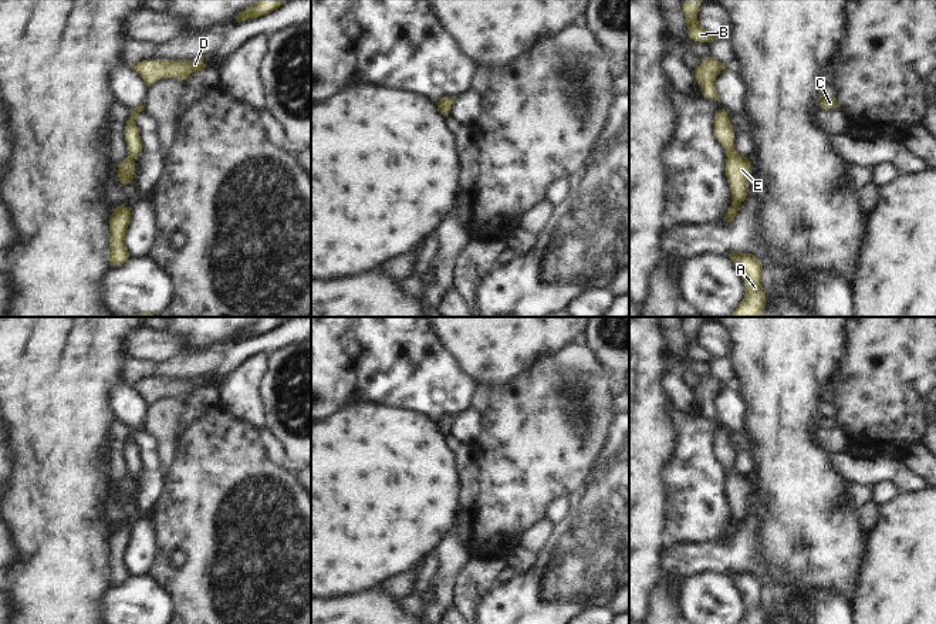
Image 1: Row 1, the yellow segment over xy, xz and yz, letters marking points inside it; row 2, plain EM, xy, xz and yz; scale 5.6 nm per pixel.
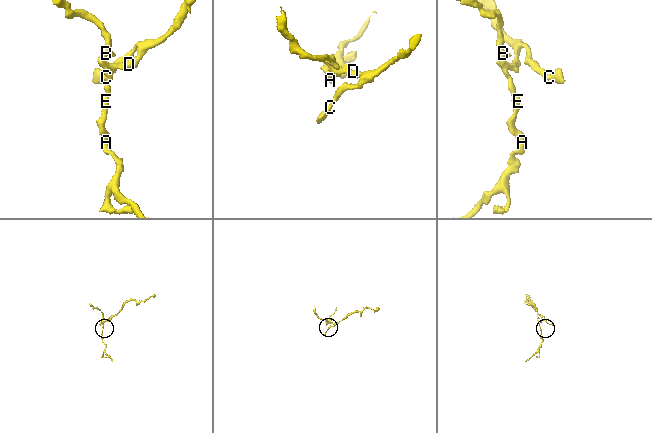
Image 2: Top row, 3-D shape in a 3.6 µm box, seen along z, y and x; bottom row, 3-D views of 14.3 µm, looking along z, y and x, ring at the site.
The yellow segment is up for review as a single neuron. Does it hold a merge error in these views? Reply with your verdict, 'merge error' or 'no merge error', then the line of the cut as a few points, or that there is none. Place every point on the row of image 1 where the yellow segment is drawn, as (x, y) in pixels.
no merge error; cut none

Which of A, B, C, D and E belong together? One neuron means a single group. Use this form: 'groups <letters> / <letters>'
groups A B C D E

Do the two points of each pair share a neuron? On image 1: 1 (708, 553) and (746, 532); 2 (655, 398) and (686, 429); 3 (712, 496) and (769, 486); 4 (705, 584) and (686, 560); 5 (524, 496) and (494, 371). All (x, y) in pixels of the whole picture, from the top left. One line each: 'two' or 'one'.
1: one
2: two
3: two
4: two
5: two

